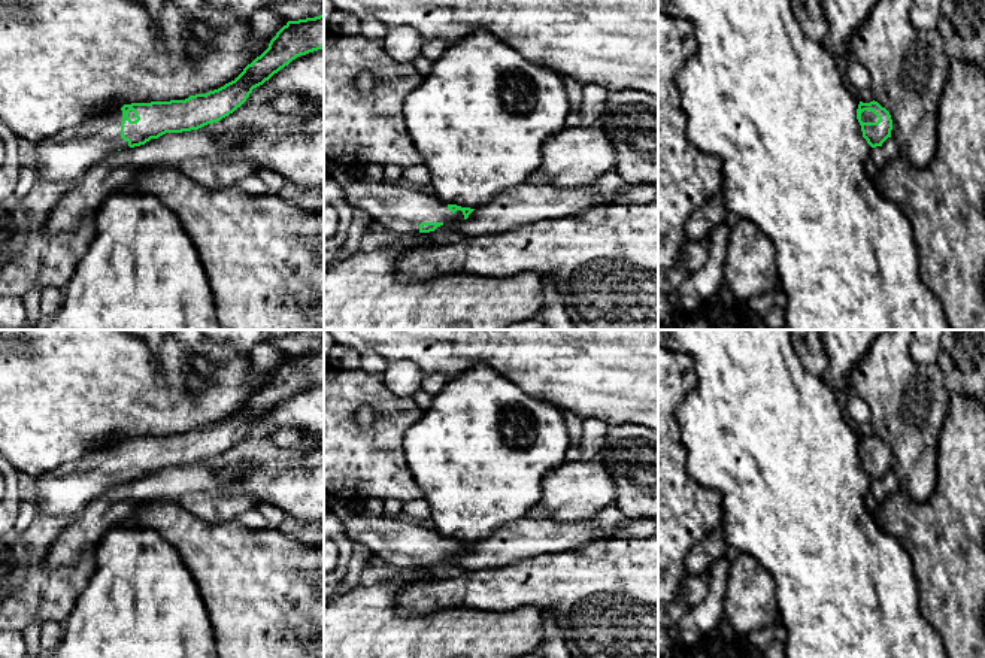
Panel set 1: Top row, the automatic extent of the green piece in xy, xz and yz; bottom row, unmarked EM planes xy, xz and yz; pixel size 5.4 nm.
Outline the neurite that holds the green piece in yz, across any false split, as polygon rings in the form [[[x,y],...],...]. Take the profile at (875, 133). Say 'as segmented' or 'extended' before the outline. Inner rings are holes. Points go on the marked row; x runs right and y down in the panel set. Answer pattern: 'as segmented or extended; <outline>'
extended; [[[860,101],[857,119],[861,125],[863,137],[872,148],[882,146],[891,137],[892,119],[889,112],[878,101]]]

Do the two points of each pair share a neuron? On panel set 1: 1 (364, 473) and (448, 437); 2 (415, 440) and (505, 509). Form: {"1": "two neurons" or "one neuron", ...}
{"1": "two neurons", "2": "one neuron"}

